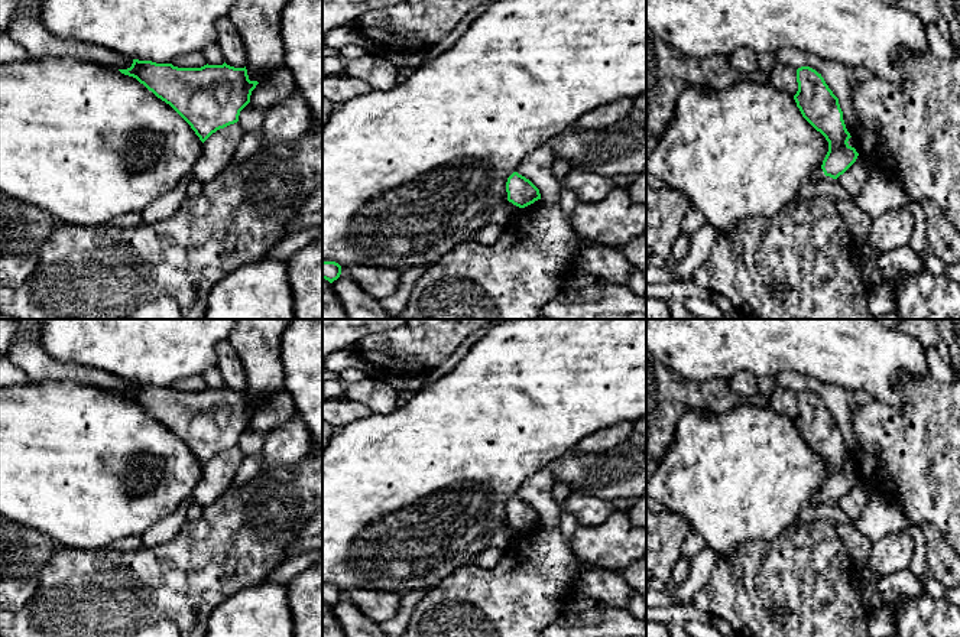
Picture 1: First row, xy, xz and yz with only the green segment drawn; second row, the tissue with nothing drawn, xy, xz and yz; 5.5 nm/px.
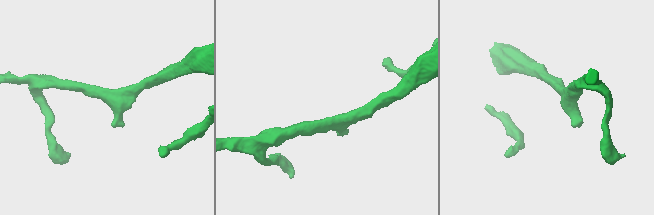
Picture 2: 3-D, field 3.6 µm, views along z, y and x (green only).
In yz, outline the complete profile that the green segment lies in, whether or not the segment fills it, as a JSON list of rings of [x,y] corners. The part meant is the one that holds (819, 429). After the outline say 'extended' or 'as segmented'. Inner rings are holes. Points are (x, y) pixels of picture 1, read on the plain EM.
[[[801,390],[797,393],[797,406],[798,415],[794,419],[797,430],[800,432],[802,441],[828,465],[828,475],[823,488],[811,498],[810,504],[811,507],[818,507],[826,504],[827,500],[837,503],[856,485],[859,480],[856,472],[847,467],[852,459],[846,452],[839,422],[828,412],[821,397],[810,390]]]; extended

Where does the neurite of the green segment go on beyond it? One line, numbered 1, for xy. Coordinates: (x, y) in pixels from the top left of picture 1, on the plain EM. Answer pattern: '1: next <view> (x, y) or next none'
1: next none

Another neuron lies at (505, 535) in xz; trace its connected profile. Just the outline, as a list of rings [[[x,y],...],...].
[[[506,523],[502,529],[497,530],[489,546],[505,550],[519,533],[520,533],[519,530],[513,529]]]

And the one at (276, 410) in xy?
[[[283,389],[256,409],[250,419],[250,428],[267,435],[270,430],[283,426],[292,413],[292,397]]]

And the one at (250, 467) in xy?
[[[262,452],[252,456],[244,456],[239,477],[233,481],[231,487],[247,484],[260,472],[263,455]]]

